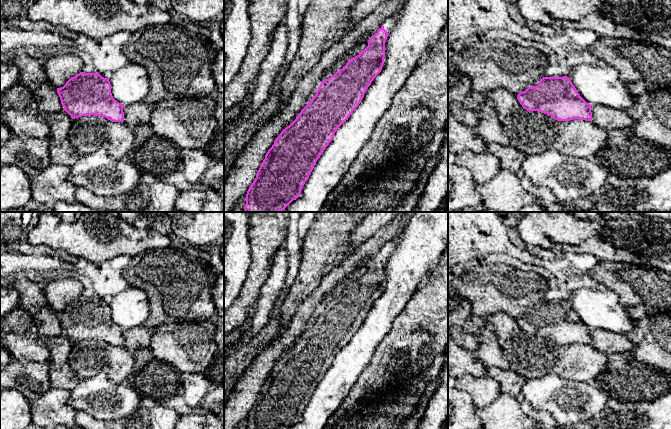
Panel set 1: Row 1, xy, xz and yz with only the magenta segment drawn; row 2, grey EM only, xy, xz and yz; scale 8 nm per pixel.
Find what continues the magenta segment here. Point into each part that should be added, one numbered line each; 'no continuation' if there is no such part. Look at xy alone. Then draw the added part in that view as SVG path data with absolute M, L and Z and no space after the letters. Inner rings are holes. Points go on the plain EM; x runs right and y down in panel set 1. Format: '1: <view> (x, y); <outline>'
no continuation

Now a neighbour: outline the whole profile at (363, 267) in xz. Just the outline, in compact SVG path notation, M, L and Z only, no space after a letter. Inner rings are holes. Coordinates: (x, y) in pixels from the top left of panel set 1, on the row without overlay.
M365 259L352 272L350 272L324 299L324 304L330 302L337 295L342 293L349 283L359 279L359 277L368 270L371 259Z

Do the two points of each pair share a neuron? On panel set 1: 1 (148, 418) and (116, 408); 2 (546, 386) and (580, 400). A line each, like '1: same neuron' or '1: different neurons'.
1: different neurons
2: same neuron

